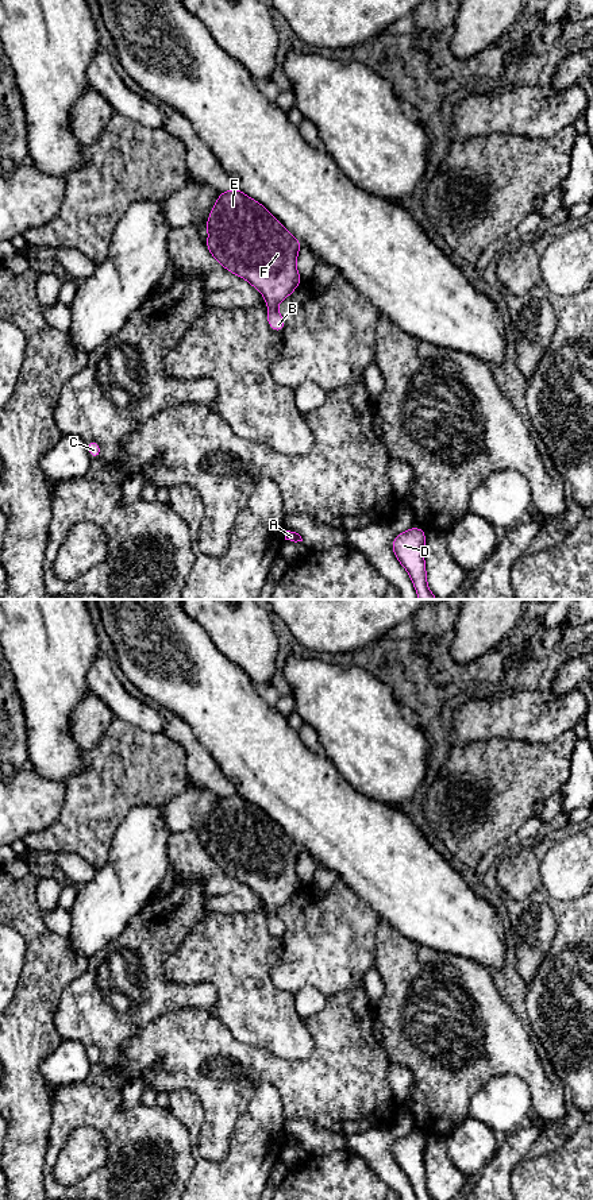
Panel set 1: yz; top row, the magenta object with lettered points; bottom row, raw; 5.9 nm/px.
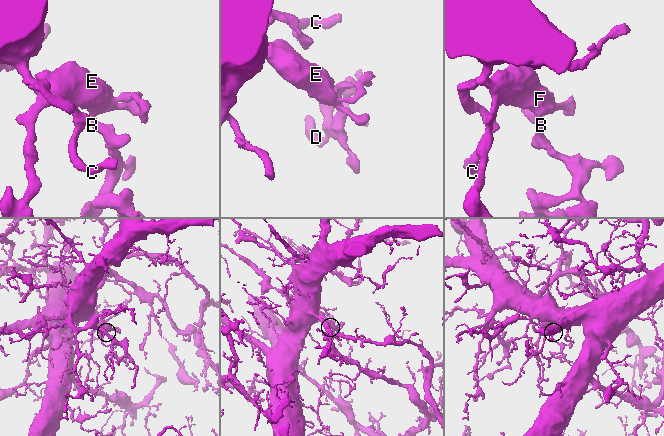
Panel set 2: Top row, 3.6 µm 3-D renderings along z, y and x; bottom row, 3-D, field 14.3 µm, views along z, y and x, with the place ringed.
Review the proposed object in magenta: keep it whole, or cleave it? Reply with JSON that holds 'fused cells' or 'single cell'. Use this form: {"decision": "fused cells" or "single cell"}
{"decision": "single cell"}

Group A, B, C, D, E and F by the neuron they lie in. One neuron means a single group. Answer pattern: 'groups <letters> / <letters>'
groups A B C D E F

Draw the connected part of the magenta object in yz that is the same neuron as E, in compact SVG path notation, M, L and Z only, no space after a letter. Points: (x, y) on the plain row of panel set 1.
M236 791L220 796L205 831L211 860L261 896L267 908L269 931L282 937L285 925L277 911L303 885L296 872L303 848Z

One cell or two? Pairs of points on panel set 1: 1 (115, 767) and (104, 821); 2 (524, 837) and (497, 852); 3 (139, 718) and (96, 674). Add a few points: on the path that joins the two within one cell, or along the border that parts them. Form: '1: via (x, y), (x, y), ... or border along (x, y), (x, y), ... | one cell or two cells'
1: via (115, 780), (104, 793), (104, 807) | one cell
2: via (518, 840), (504, 848) | one cell
3: via (129, 707), (106, 685) | one cell

